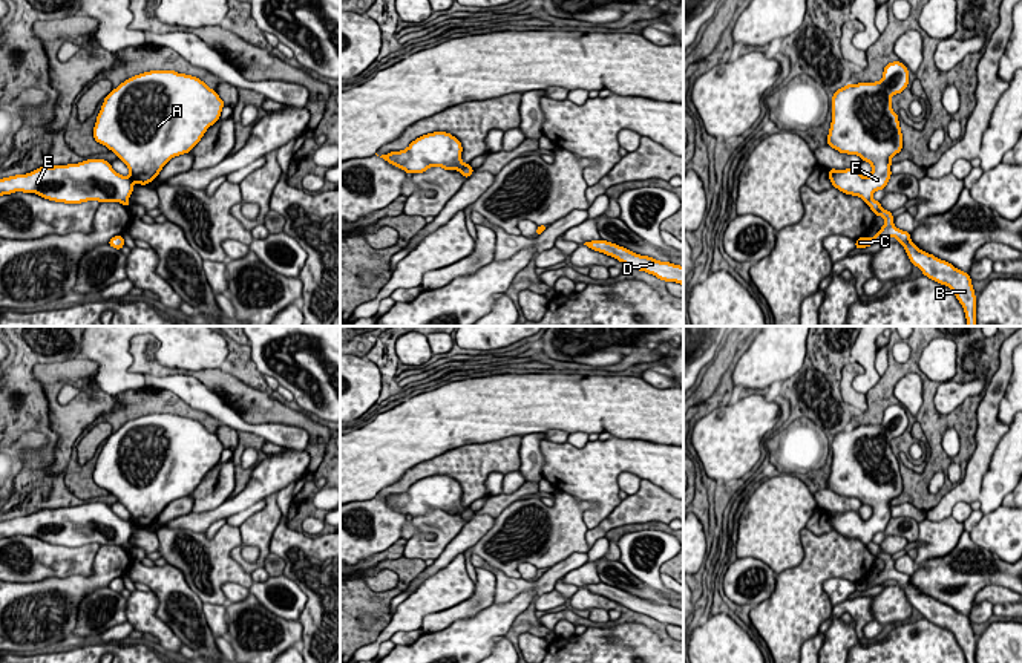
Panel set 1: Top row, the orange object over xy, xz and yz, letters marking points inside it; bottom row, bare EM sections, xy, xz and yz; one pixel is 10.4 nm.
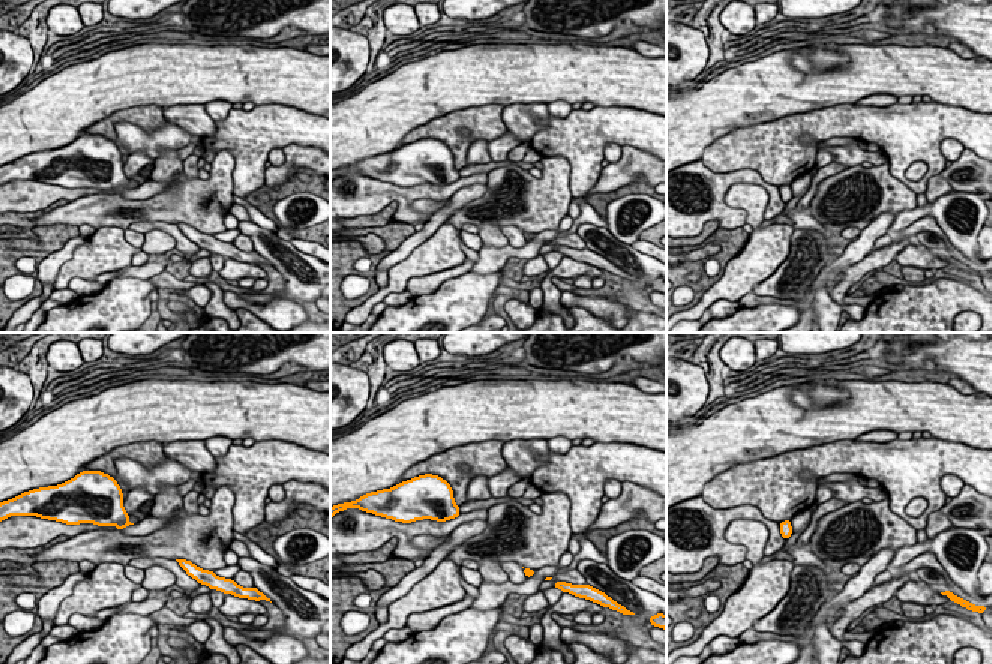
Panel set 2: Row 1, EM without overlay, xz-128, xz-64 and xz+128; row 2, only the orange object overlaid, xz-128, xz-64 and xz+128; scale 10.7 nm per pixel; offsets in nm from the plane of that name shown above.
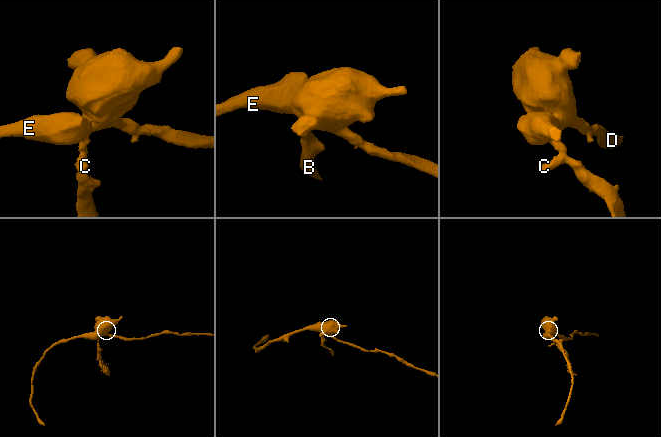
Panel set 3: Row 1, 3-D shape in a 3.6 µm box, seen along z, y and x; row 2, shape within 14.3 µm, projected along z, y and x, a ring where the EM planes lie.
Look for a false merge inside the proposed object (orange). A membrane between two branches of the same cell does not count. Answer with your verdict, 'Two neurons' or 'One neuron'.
Two neurons

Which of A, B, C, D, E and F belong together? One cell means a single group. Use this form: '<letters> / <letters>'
A D E F / B C

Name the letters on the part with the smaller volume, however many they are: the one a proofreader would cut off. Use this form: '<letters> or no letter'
B, C

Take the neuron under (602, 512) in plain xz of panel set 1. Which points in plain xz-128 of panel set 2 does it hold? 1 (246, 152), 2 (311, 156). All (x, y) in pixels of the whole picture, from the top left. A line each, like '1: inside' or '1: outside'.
1: inside
2: outside

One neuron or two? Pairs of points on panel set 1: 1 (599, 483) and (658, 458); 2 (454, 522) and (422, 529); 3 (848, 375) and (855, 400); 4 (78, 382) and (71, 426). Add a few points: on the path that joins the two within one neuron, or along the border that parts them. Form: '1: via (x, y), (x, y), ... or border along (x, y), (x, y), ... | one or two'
1: via (613, 469), (624, 458), (644, 458) | one
2: via (446, 527), (429, 529) | one
3: via (848, 382), (849, 394) | one
4: via (81, 392), (81, 409), (75, 415) | one

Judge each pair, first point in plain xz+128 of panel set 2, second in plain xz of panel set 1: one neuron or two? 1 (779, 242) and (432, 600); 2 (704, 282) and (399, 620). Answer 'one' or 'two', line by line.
1: one
2: two

